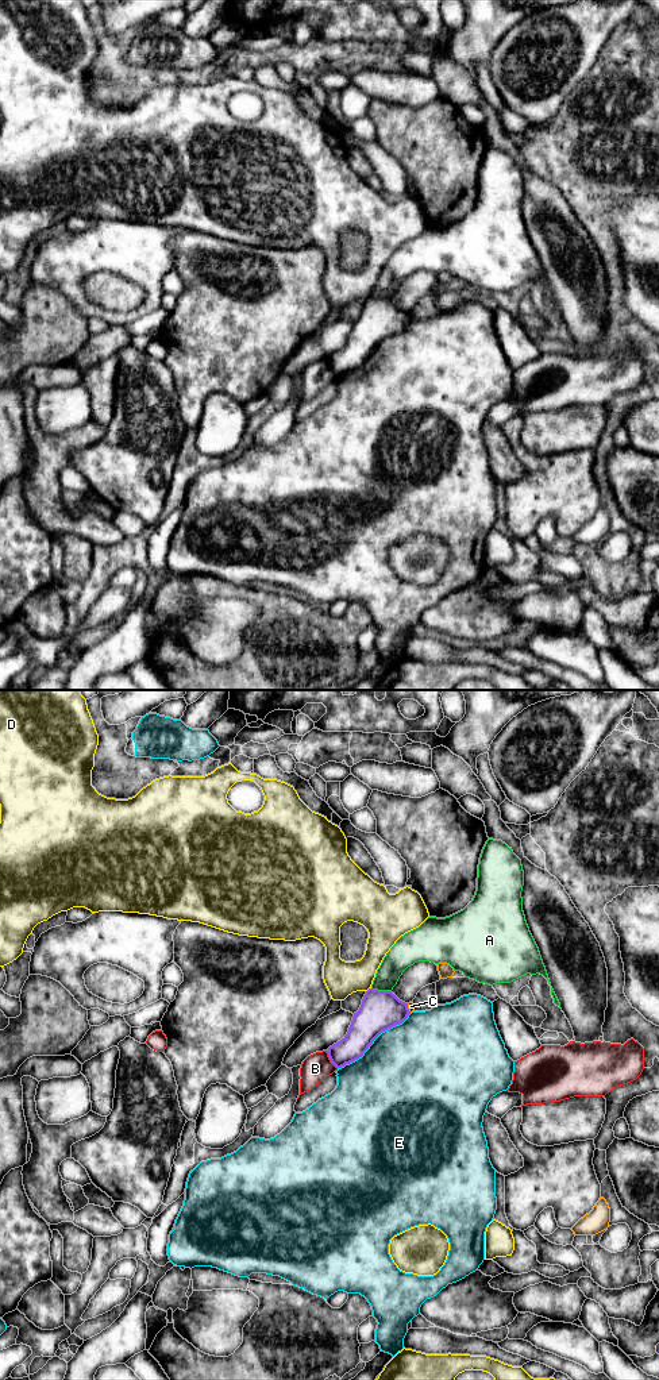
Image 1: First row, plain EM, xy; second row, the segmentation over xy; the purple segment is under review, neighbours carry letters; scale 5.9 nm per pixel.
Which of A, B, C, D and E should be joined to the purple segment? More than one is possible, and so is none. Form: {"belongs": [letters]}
{"belongs": []}

